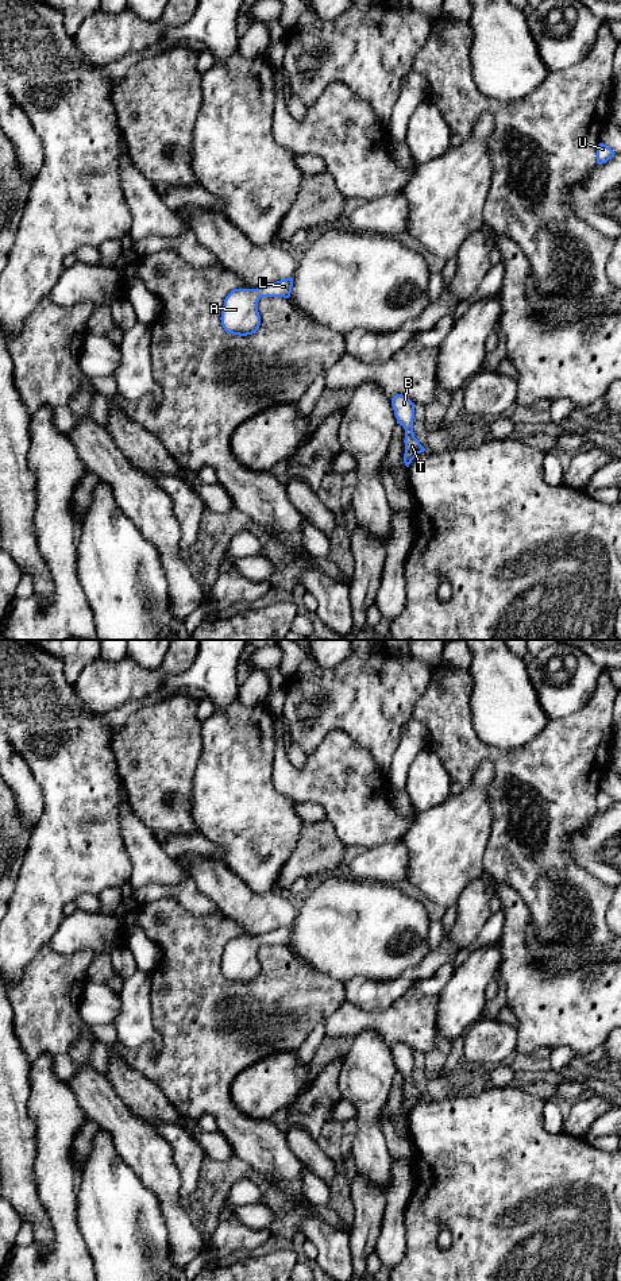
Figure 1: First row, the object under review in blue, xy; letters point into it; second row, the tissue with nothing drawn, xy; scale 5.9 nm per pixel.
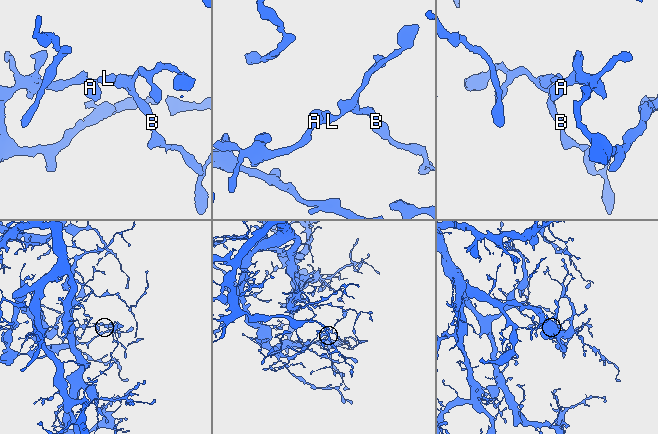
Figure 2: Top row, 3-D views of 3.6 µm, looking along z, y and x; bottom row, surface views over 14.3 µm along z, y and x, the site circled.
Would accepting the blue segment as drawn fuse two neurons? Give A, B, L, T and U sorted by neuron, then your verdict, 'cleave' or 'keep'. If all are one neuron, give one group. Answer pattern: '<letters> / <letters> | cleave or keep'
A B L T U | keep

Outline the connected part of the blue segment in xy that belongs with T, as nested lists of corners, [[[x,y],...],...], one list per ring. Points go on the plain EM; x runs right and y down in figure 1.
[[[396,1042],[392,1046],[392,1054],[394,1058],[394,1064],[397,1066],[397,1072],[402,1073],[405,1077],[405,1101],[404,1111],[406,1115],[412,1111],[412,1108],[425,1096],[420,1092],[420,1089],[414,1085],[413,1080],[413,1066],[414,1066],[414,1052],[402,1042]]]

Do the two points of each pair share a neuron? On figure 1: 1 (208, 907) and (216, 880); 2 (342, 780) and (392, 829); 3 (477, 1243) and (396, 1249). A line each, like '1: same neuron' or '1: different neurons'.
1: different neurons
2: same neuron
3: different neurons

